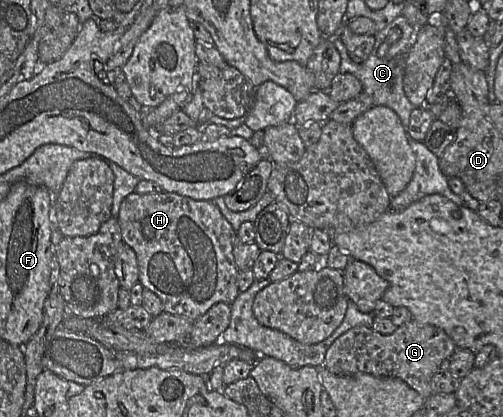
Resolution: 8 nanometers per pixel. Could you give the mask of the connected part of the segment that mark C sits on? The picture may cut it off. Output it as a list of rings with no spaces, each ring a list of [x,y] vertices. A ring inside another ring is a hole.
[[[398,16],[383,29],[376,32],[374,35],[375,43],[373,49],[368,58],[361,64],[356,64],[350,59],[347,49],[339,37],[328,37],[331,38],[331,41],[334,43],[340,55],[339,72],[351,73],[357,77],[362,84],[363,92],[372,98],[373,104],[376,106],[386,106],[392,109],[400,118],[405,129],[408,127],[410,113],[415,106],[409,102],[403,89],[404,59],[414,44],[418,31],[419,27],[411,25],[404,16]],[[394,27],[401,30],[402,33],[400,39],[391,45],[383,43],[386,42],[385,39],[389,30]]]

